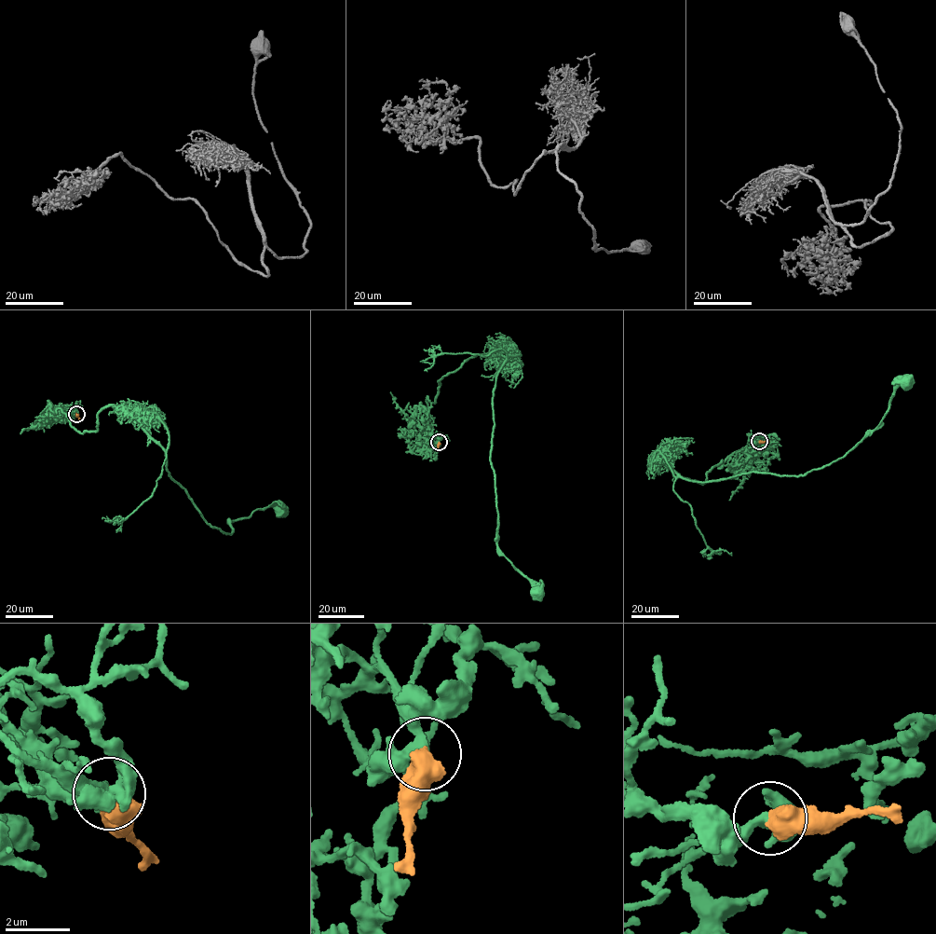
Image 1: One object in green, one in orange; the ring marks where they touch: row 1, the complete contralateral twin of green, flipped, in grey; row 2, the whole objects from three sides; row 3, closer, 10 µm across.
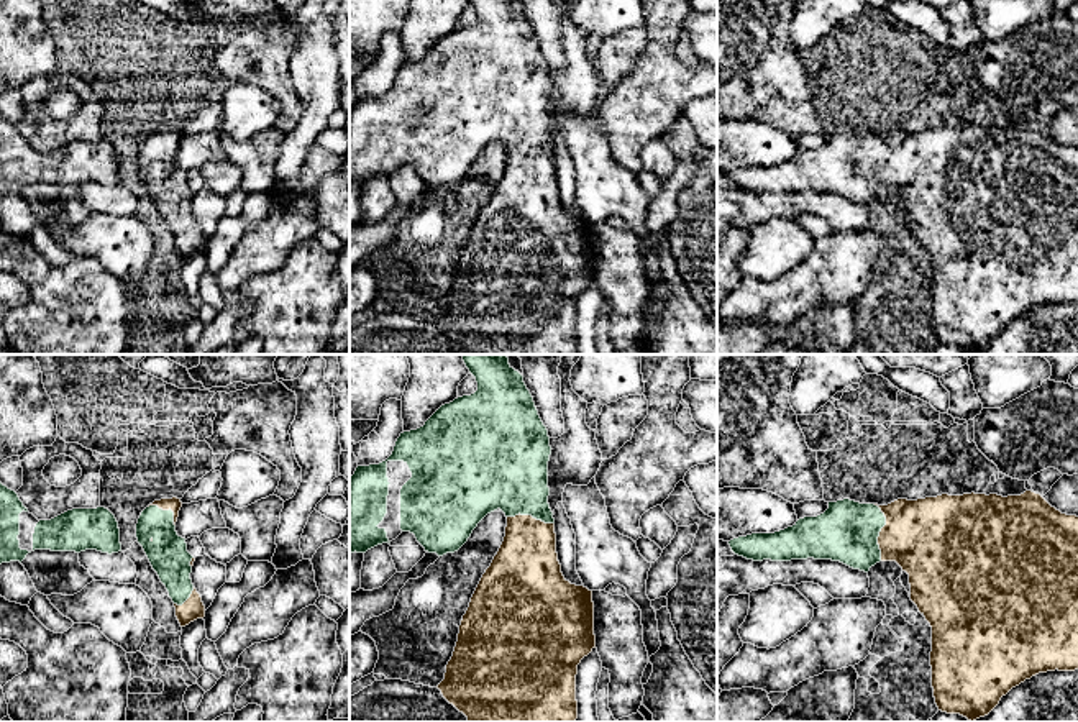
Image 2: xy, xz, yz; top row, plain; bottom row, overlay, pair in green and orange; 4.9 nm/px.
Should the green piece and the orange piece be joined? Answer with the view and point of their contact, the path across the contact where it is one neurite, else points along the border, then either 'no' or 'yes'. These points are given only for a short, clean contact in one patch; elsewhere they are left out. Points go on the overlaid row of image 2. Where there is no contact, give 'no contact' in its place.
meets green in yz at (880, 530); yes

